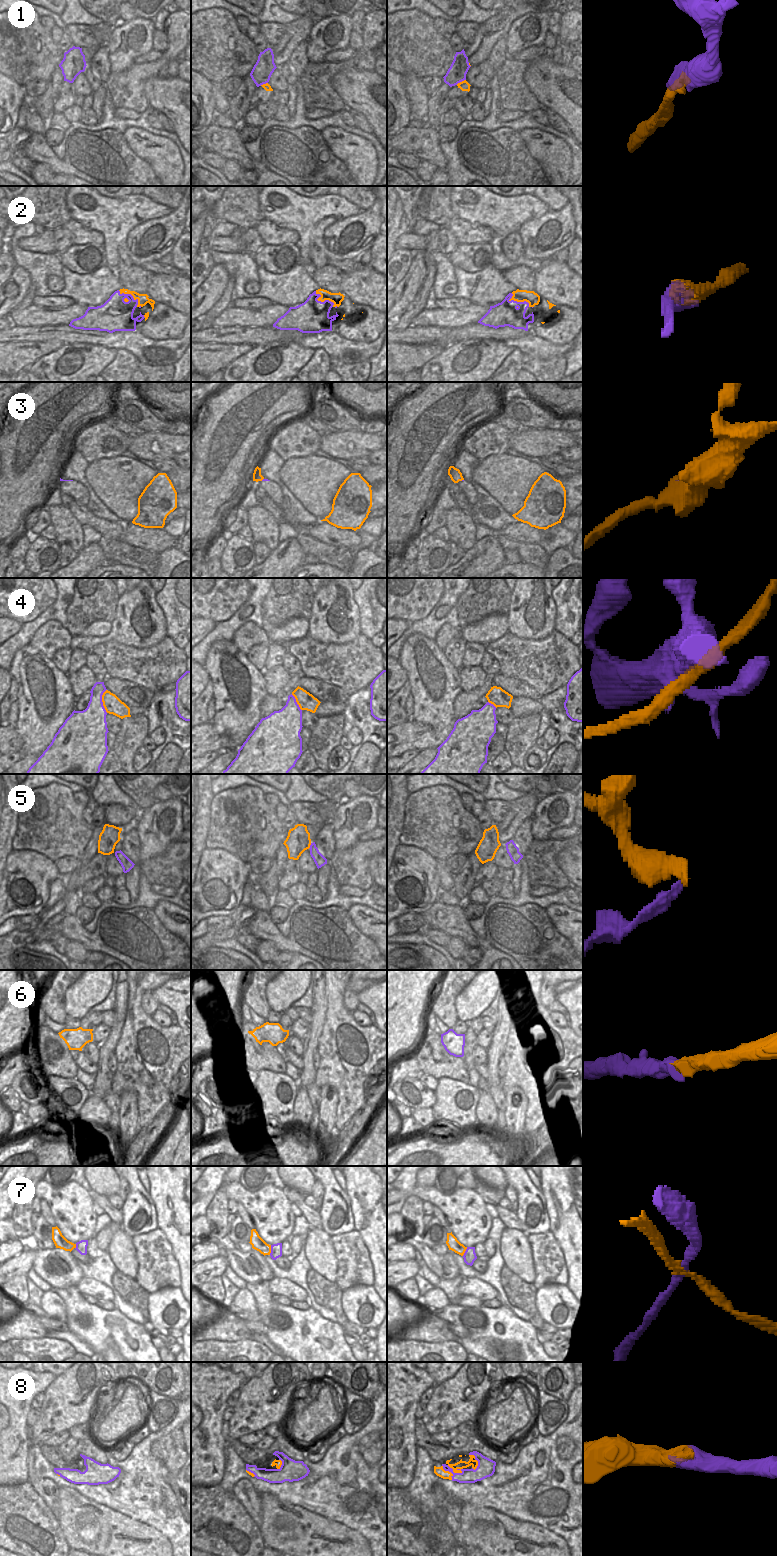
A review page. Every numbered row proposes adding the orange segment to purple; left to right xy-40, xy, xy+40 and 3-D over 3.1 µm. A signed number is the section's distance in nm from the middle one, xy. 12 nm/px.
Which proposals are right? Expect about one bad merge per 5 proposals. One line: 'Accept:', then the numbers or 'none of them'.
Accept: 1, 2, 6, 8

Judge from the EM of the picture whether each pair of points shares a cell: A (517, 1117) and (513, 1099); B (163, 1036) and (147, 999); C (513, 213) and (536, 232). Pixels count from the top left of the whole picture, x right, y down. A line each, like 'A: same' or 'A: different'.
A: same
B: different
C: different

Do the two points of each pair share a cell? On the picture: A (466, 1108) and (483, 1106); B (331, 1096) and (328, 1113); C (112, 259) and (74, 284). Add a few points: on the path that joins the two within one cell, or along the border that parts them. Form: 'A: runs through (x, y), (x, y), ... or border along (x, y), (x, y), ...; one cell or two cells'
A: border along (480, 1091), (476, 1107), (476, 1123); two cells
B: runs through (328, 1100), (328, 1109); one cell
C: border along (107, 264), (116, 272); two cells

